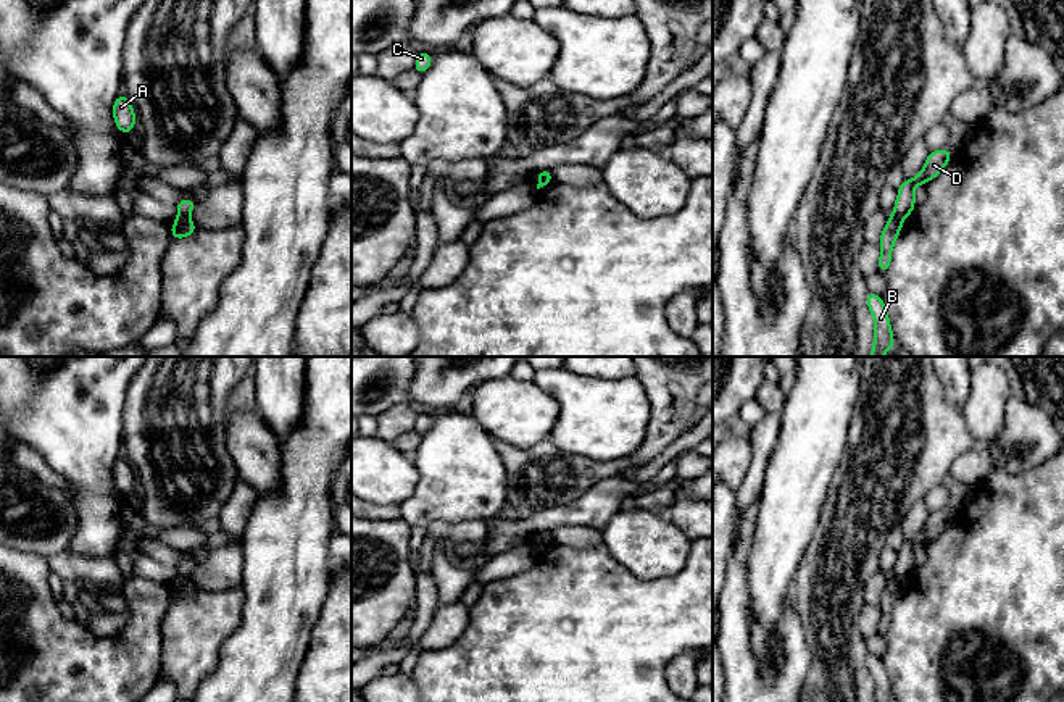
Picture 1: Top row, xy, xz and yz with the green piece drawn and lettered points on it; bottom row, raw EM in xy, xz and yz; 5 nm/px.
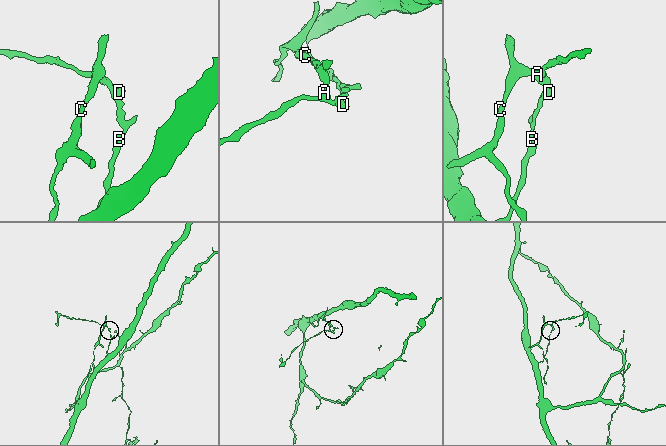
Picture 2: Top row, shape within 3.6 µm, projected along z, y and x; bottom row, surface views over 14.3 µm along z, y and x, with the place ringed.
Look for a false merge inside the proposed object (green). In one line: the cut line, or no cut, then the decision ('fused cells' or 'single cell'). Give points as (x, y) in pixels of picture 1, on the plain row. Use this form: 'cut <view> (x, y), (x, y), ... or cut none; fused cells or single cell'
cut yz (893, 576), (901, 581); fused cells

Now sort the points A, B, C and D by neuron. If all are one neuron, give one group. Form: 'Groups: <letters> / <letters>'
Groups: A C D / B

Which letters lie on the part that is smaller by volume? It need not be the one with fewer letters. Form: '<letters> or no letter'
A, C, D

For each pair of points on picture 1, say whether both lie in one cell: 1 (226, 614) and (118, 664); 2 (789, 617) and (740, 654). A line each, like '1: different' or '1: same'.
1: different
2: same

